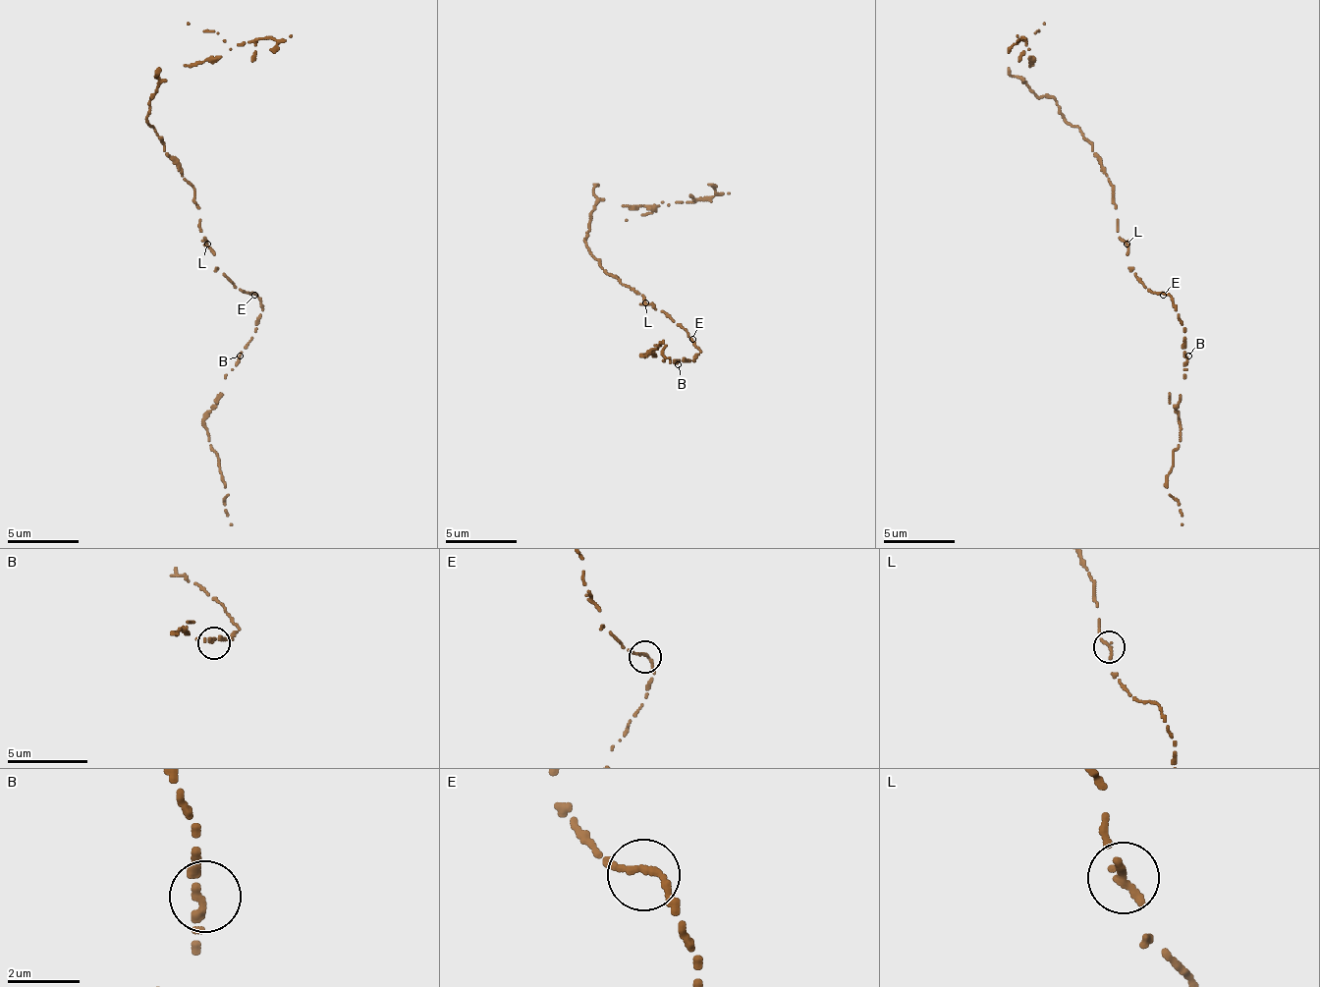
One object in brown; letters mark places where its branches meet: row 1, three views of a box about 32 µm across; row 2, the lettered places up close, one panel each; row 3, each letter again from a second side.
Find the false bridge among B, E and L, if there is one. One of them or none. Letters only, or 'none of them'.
L

